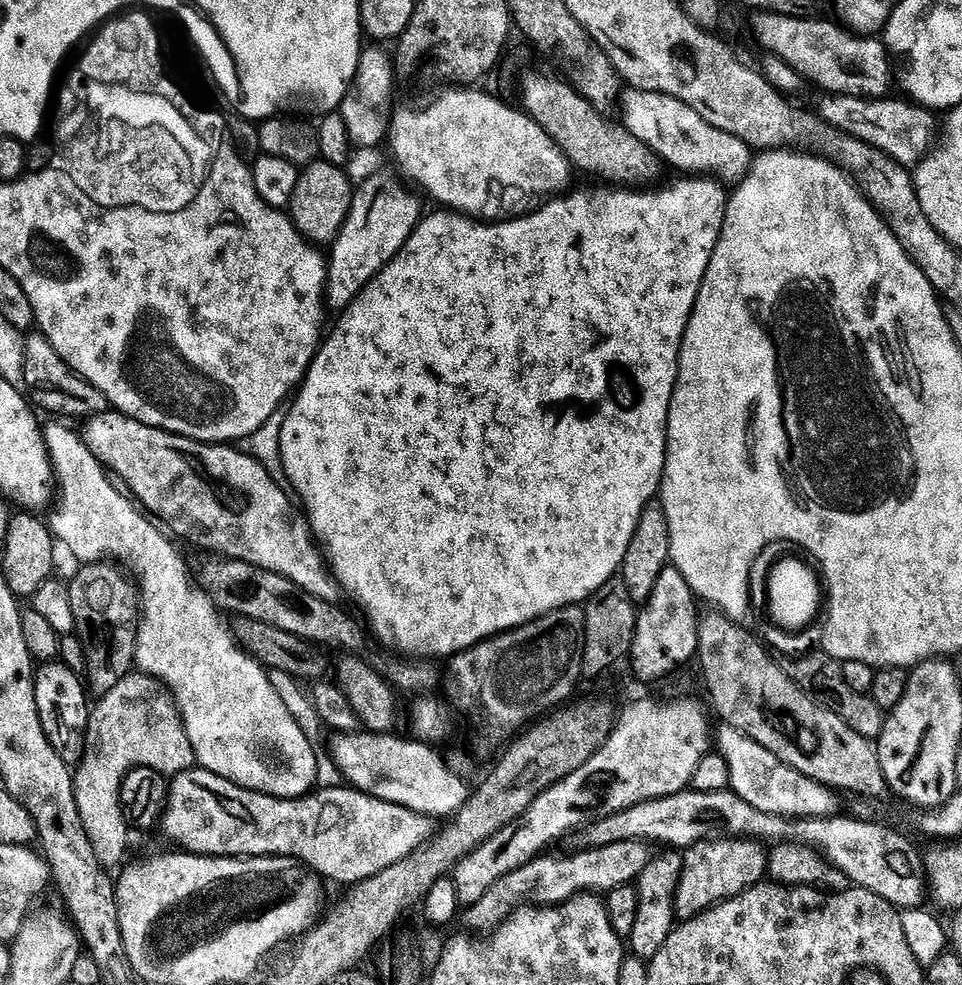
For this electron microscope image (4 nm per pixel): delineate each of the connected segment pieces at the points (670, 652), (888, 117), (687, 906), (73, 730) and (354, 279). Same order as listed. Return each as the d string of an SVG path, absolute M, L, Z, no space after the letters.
M667 567L658 578L658 586L650 594L650 598L639 609L638 615L646 618L646 624L652 624L652 642L650 650L660 650L660 654L666 654L666 658L676 658L674 667L678 670L687 664L687 660L697 655L700 647L701 613L696 613L698 597L692 587L682 578L677 568Z
M826 96L820 106L820 114L824 122L831 127L839 128L848 132L852 121L858 118L868 128L874 128L880 132L885 139L880 142L881 151L887 152L897 164L907 168L918 166L933 147L938 136L938 122L931 111L927 108L905 100L868 100L860 97Z
M728 838L730 840L705 839L698 841L683 853L684 869L676 882L676 912L681 921L692 920L713 904L742 894L765 879L768 870L769 849L757 839Z
M55 660L43 663L37 669L34 679L34 696L42 733L65 763L69 766L77 765L83 760L91 716L90 704L84 701L81 675L63 661Z
M380 172L368 177L360 187L355 189L352 204L348 209L348 215L344 219L344 225L337 233L331 250L326 270L325 297L327 305L338 312L345 311L351 306L362 289L372 281L377 273L390 263L399 253L402 246L409 240L410 234L416 228L422 218L420 204L416 197L402 190L396 192L396 184L393 178L386 172Z

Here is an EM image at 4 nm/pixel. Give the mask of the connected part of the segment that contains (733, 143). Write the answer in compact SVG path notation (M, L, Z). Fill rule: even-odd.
M659 94L649 95L644 100L628 100L624 104L623 127L633 132L639 140L645 142L663 141L666 136L664 132L664 116L673 116L677 120L674 135L677 138L675 151L666 155L667 163L677 164L680 168L689 168L689 173L715 174L725 181L735 181L743 177L748 169L752 167L754 152L744 141L737 136L731 136L725 132L720 132L717 128L709 124L703 116L698 115L694 109L688 107L680 100L665 98ZM700 171L700 172L696 172ZM712 172L717 172L712 173ZM728 179L728 180L727 180Z

